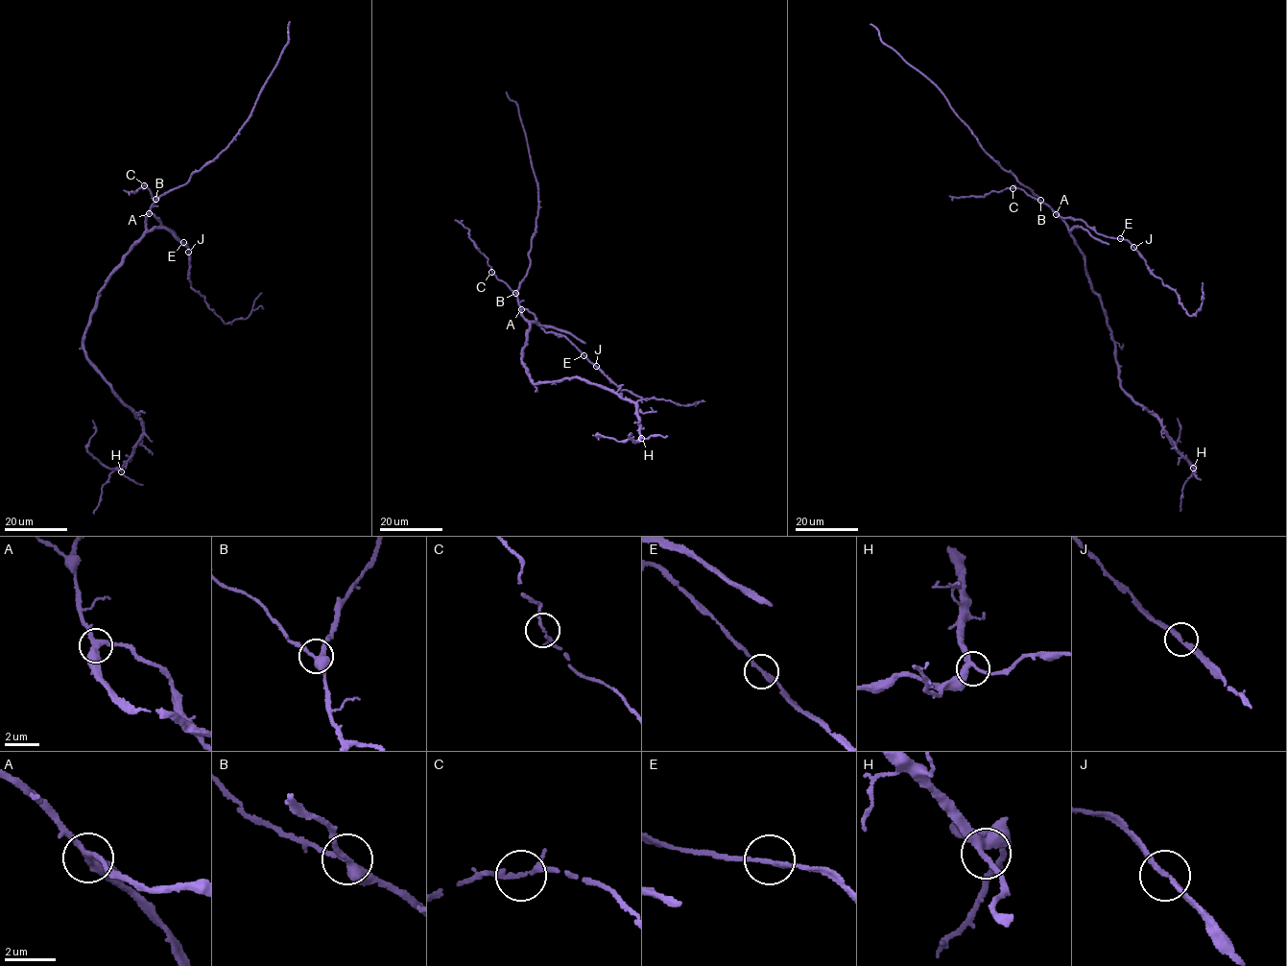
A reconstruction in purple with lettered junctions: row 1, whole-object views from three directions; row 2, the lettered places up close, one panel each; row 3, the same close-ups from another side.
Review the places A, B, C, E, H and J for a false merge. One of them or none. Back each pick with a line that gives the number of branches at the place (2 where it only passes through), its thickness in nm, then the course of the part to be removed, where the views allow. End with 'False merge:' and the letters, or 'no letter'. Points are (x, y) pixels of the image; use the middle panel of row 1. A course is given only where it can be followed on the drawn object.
False merge: no letter

